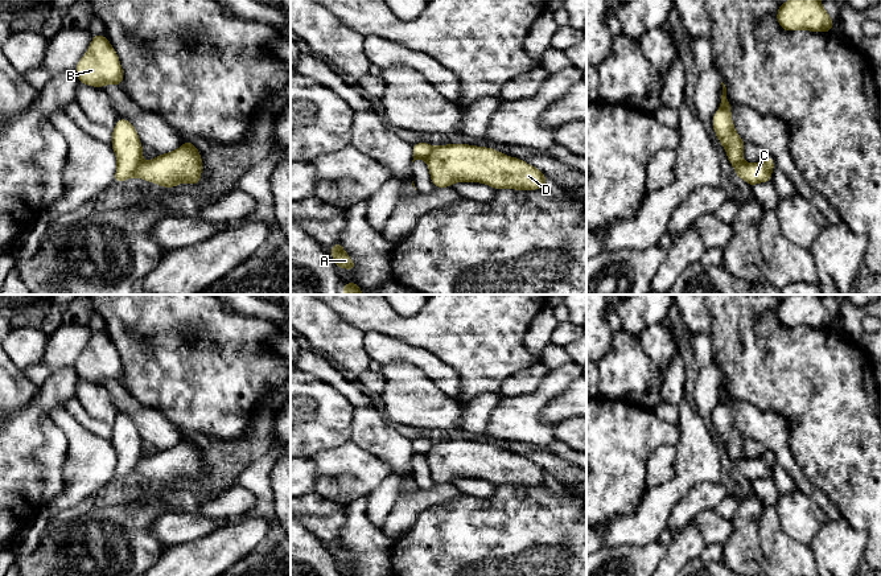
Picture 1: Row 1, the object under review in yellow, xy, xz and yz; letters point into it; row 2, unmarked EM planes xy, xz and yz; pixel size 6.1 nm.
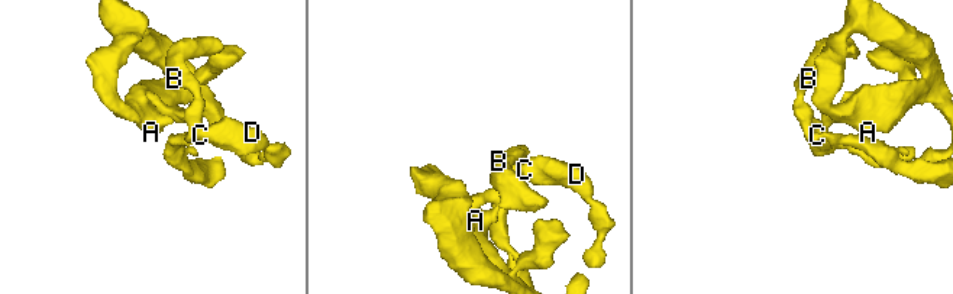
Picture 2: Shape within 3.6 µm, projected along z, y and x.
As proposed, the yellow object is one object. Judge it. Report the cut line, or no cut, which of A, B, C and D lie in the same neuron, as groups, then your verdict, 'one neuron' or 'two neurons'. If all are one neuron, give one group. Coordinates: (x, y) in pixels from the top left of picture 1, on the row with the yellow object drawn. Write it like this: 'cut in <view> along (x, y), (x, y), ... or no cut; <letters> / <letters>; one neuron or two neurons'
no cut; A B C D; one neuron

